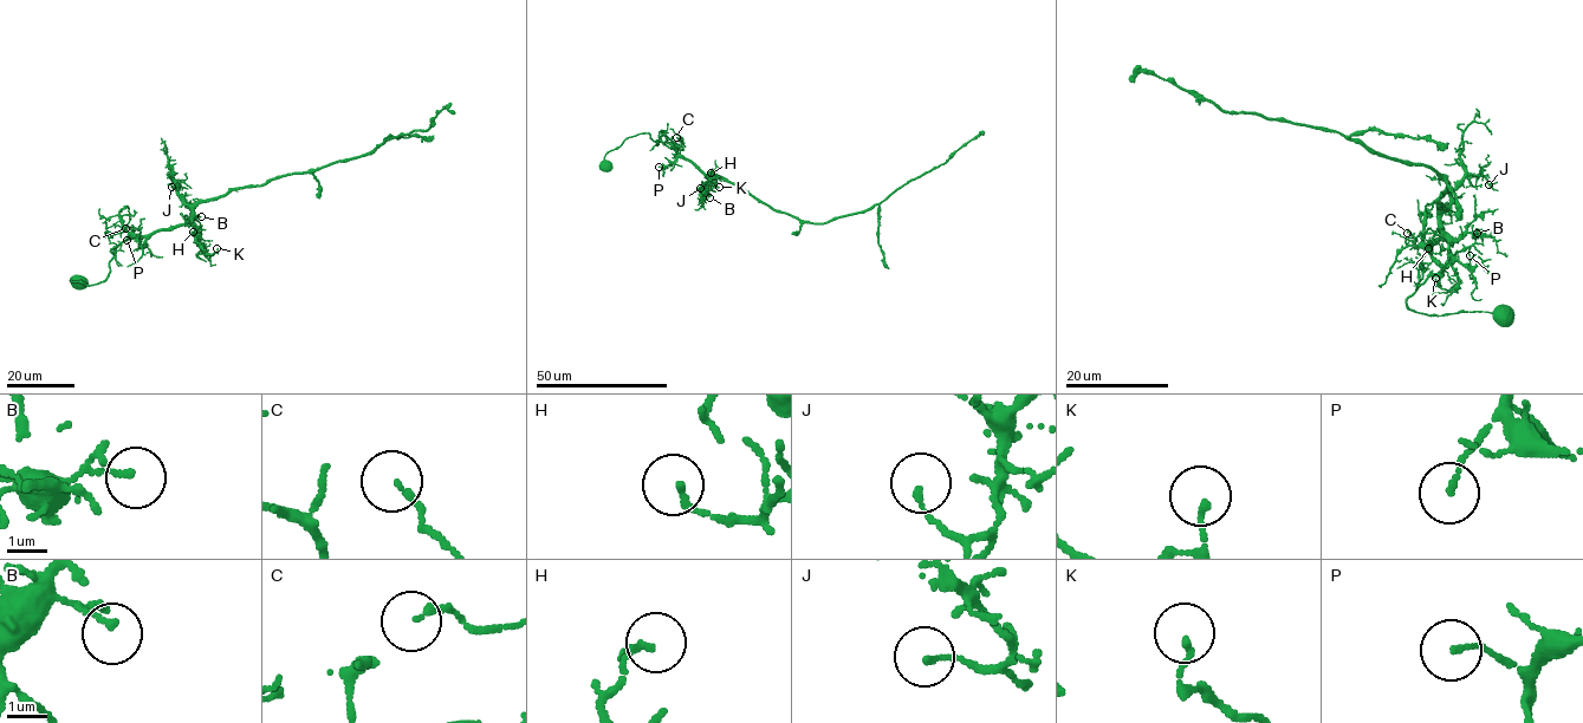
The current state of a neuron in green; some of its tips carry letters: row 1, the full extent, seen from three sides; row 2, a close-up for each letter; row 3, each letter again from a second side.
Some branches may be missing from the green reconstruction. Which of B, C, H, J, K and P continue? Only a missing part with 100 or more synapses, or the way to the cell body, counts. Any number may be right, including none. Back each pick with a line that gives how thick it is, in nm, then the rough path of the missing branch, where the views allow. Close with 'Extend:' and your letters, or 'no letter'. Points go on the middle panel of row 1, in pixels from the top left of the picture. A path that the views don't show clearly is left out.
Extend: no letter

